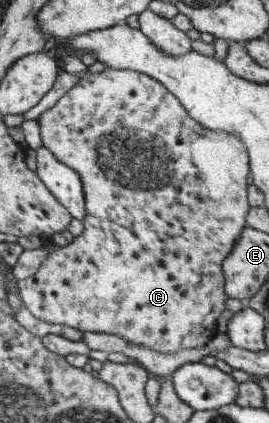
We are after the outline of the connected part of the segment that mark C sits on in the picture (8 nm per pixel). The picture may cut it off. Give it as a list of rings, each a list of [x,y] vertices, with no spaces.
[[[105,67],[98,73],[87,71],[77,83],[59,97],[53,106],[47,108],[36,119],[39,125],[39,139],[57,161],[73,169],[81,179],[85,201],[85,217],[81,220],[83,232],[65,247],[54,247],[48,251],[38,271],[23,280],[16,281],[16,289],[22,303],[33,317],[47,324],[67,325],[80,332],[108,333],[117,335],[134,345],[147,347],[158,353],[174,353],[181,349],[200,349],[216,334],[217,316],[225,308],[227,294],[221,264],[231,252],[239,233],[245,227],[245,217],[250,209],[247,201],[248,186],[245,179],[249,173],[248,153],[235,136],[221,131],[211,131],[191,119],[177,98],[152,77],[130,69]]]

